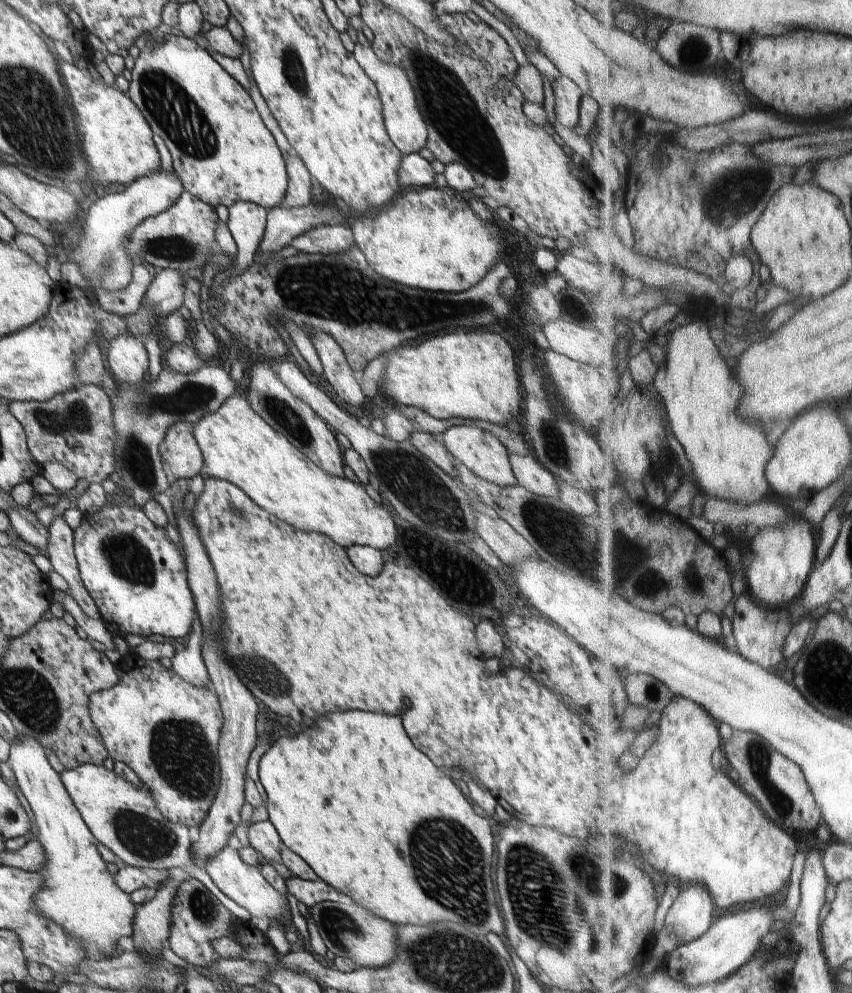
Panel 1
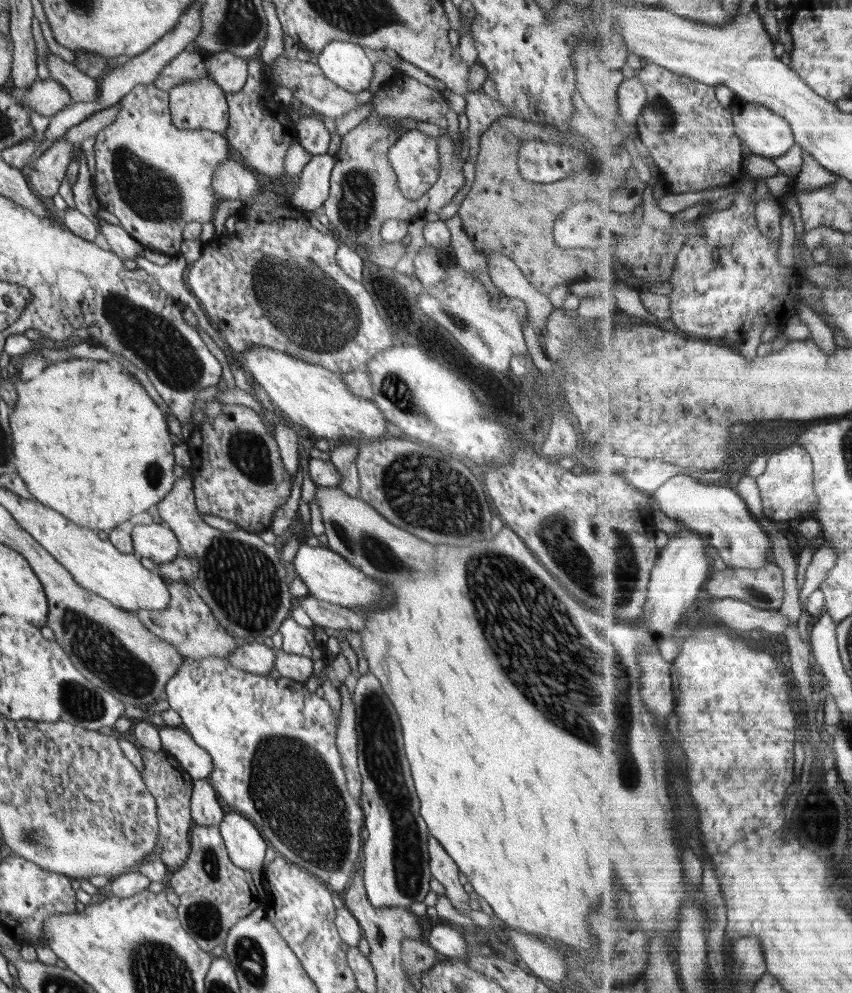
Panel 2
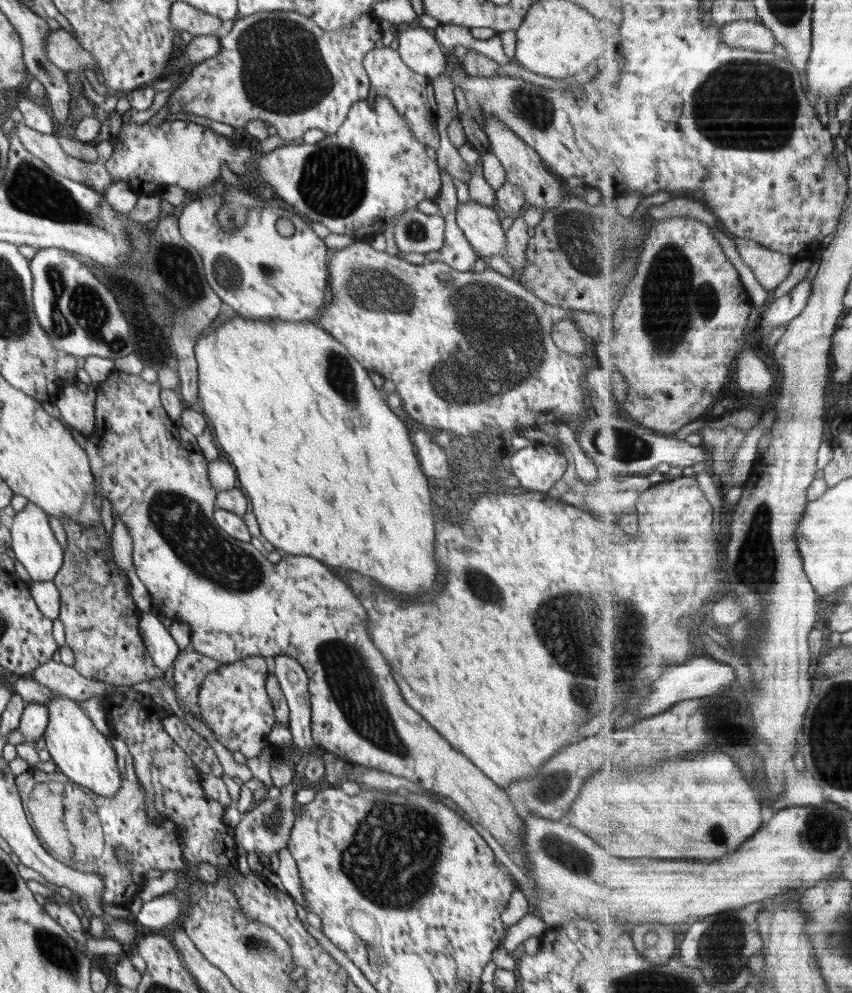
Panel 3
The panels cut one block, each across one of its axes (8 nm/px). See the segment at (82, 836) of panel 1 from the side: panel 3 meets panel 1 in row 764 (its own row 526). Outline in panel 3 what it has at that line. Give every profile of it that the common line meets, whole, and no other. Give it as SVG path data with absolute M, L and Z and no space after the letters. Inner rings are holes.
M31 501L16 515L8 520L10 533L10 547L15 552L17 560L26 568L32 582L53 580L63 565L64 550L58 543L48 523L48 516Z

